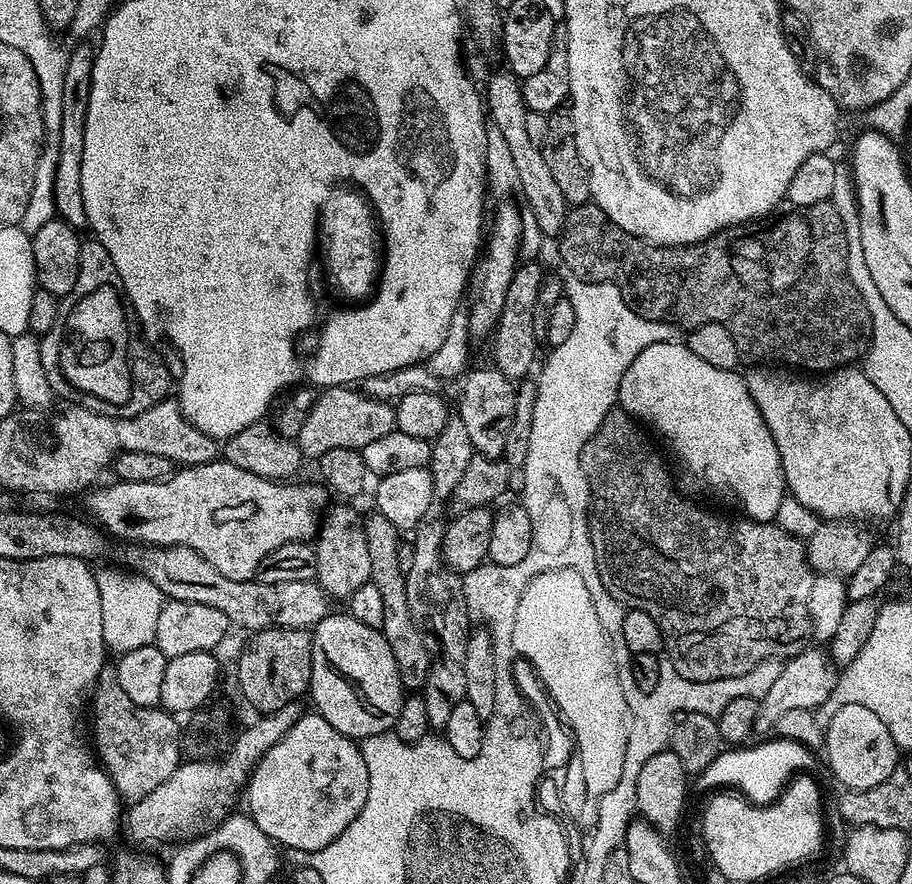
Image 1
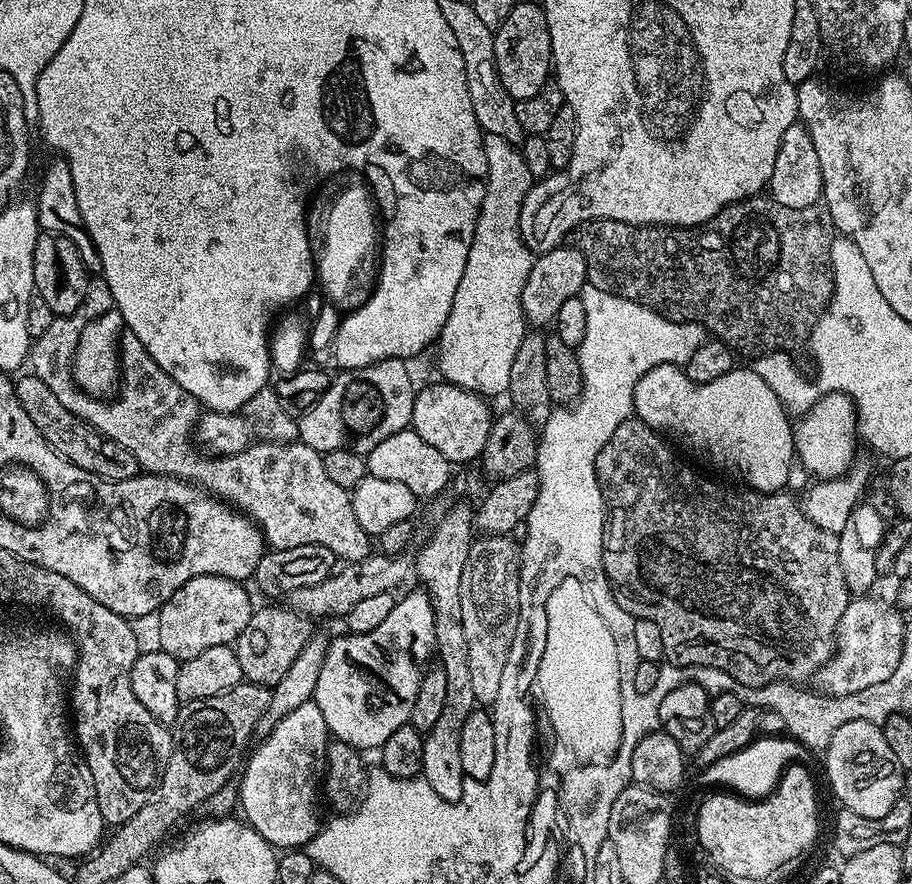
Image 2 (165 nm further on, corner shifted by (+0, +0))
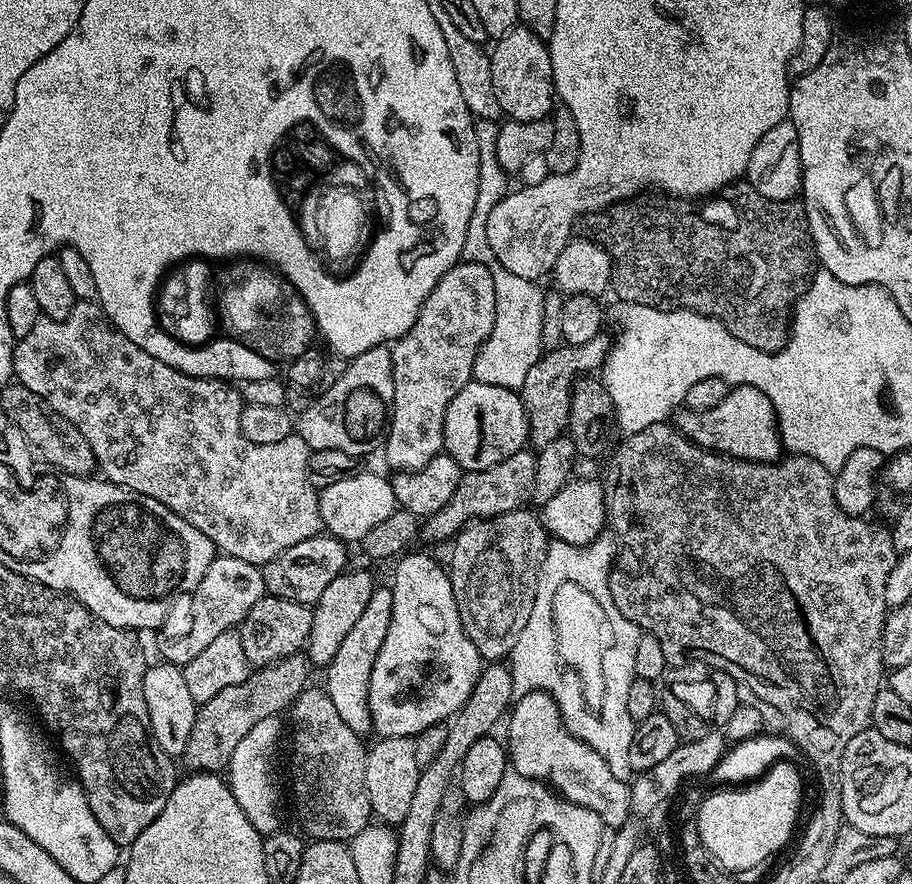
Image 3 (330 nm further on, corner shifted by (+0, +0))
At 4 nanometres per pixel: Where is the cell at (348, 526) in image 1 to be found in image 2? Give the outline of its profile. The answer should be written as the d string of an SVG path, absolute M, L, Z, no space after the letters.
M35 337L30 349L30 364L36 367L33 368L34 375L50 386L54 398L58 398L58 402L62 402L70 414L85 420L103 436L109 436L114 442L126 446L145 473L186 480L231 504L259 523L269 545L326 546L326 550L333 552L340 562L361 560L373 551L374 544L368 532L362 530L362 526L358 526L358 518L354 518L349 489L330 482L323 455L310 446L299 442L256 442L251 448L233 456L201 454L194 443L194 433L202 406L192 396L180 396L180 392L176 392L178 382L174 382L174 378L170 378L162 366L148 361L148 388L124 392L124 400L120 400L120 404L104 408L104 404L88 400L88 396L72 392L68 366L64 366L66 358L60 356L60 364L54 364L50 362L54 358L44 350L43 338Z

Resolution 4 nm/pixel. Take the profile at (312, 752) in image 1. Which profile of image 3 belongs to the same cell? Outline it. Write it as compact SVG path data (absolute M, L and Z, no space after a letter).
M280 716L262 718L246 738L238 742L226 769L226 783L242 808L242 813L250 820L254 830L266 837L281 827L280 796L276 793L276 747L280 744Z

